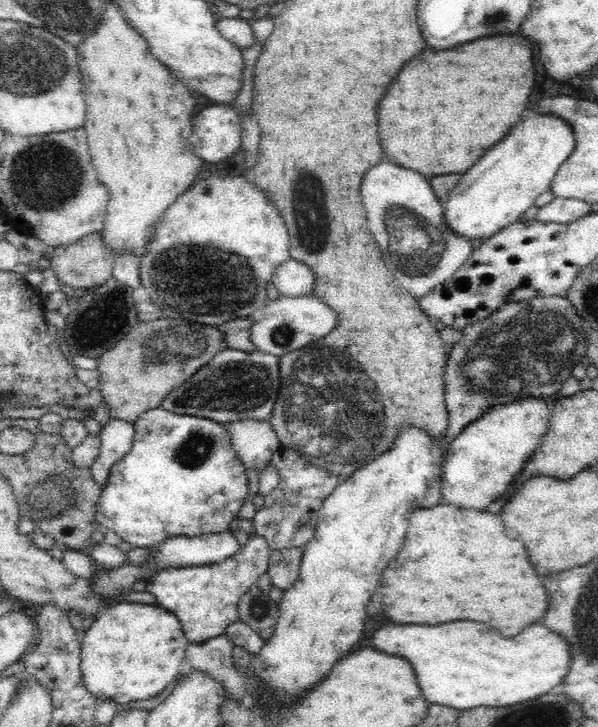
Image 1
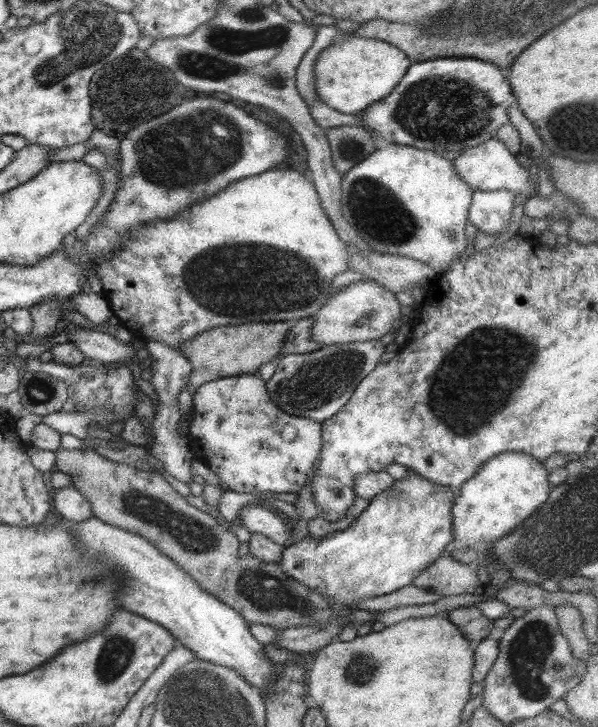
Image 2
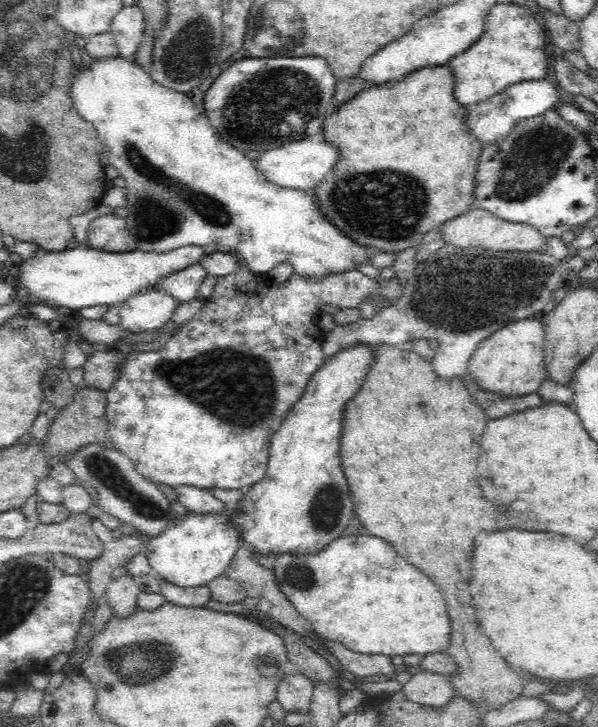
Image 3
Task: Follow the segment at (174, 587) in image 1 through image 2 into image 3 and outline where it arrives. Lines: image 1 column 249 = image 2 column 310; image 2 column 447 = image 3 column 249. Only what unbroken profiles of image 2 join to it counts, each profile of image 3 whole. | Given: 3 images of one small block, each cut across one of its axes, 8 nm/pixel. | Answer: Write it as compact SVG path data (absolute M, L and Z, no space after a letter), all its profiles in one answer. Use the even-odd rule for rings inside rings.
M359 343L325 358L324 364L310 376L304 394L291 407L280 428L273 432L264 478L246 489L235 508L230 510L231 525L253 553L272 556L316 554L322 551L322 546L328 546L332 540L340 538L348 520L352 520L354 506L348 482L344 480L342 474L340 460L342 419L346 402L350 402L350 397L356 396L361 389L369 364L373 361L373 350L374 347Z

